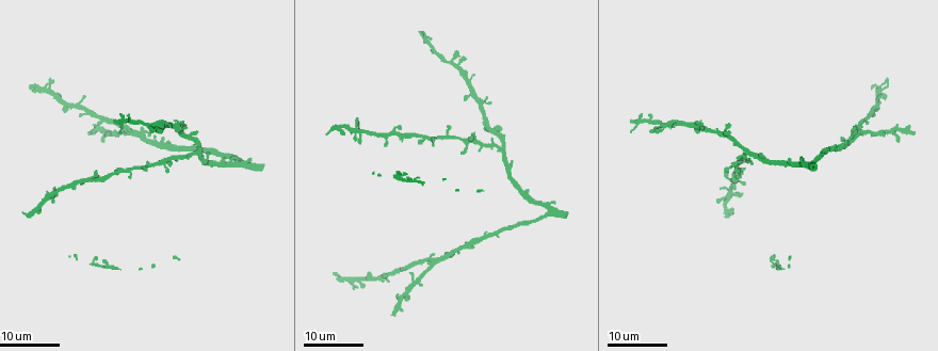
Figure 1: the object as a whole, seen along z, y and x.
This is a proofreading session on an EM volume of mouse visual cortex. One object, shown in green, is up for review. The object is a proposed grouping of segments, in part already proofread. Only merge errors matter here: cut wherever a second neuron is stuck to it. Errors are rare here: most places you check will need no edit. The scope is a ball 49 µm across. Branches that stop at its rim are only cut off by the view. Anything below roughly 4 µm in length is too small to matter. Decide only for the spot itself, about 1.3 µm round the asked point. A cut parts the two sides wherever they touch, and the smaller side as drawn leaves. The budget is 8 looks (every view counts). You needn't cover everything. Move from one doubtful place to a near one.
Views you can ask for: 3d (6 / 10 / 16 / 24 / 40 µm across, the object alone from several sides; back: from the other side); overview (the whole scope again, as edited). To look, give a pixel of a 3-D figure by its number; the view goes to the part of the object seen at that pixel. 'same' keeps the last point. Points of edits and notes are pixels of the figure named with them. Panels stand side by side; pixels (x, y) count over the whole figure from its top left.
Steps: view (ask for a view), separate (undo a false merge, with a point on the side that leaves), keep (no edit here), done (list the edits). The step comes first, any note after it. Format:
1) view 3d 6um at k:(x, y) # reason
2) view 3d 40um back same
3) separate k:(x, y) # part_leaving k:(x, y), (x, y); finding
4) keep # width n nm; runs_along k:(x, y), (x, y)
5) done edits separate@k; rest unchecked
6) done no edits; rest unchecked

view 3d 24um at 1:(128, 133)

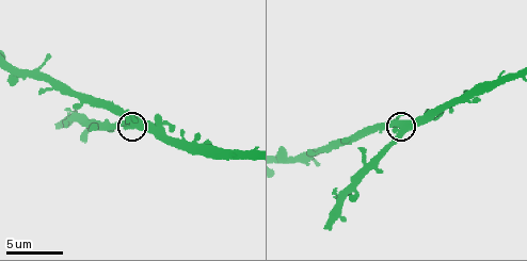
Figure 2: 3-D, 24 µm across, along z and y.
view 3d 10um at 2:(402, 130) # closer look

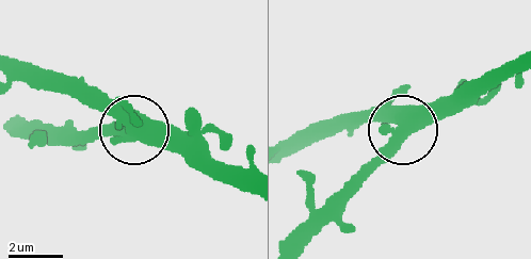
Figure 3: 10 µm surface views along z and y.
keep # side_arm 12 um; one neuron here

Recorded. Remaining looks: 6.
view 3d 24um at 1:(515, 184)

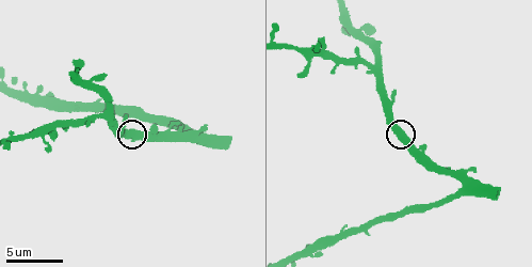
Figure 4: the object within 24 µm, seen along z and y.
view 3d 10um at 4:(127, 134) # closer look

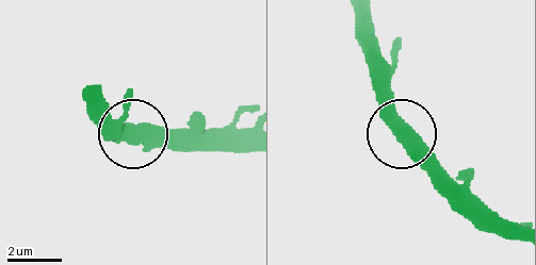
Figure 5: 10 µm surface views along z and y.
view 3d 10um back at 5:(401, 136)

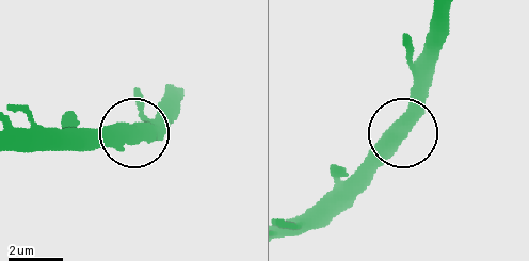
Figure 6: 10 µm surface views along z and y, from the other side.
keep # all the same neuron

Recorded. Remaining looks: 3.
view 3d 10um at 4:(371, 65) # branch point

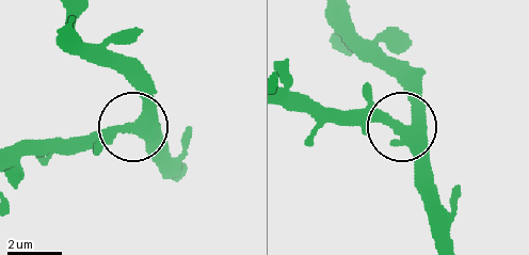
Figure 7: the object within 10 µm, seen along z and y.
keep # width 430 nm; runs_along 7:(185, 170), (137, 128), (141, 62); one neuron here

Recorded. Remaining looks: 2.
view 3d 24um at 1:(738, 184)

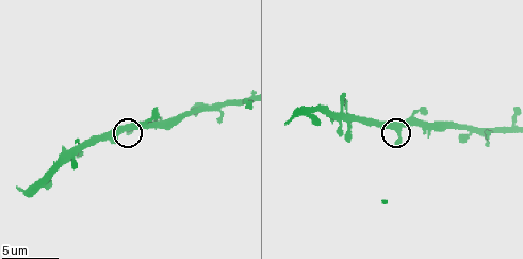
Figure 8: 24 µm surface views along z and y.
view 3d 10um at 8:(397, 133) # zoom in

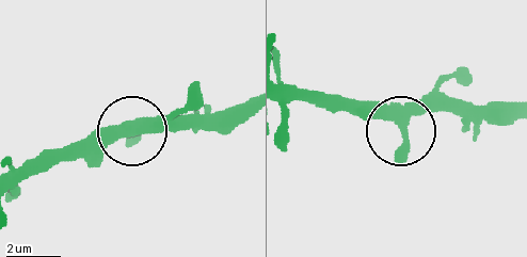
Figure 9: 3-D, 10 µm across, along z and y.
keep # runs_along 9:(245, 102), (162, 113), (134, 132), (94, 134), (75, 145); continuous, no second neuron

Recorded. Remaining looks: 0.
done no edits; rest unchecked

